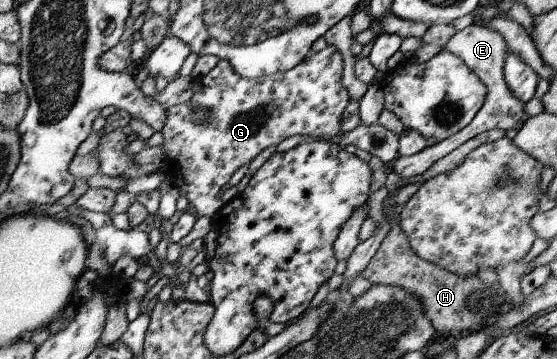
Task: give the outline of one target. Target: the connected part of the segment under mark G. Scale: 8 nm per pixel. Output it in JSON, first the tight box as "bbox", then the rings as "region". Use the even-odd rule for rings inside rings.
{"bbox":[161,45,351,219],"region":[[[333,45],[326,46],[320,52],[310,52],[306,60],[287,72],[261,79],[243,78],[238,72],[234,72],[228,60],[217,60],[208,74],[192,80],[192,97],[188,103],[168,108],[166,124],[161,131],[164,137],[162,170],[168,181],[178,187],[181,194],[186,194],[192,211],[198,217],[212,219],[225,206],[222,199],[217,198],[222,186],[228,184],[233,174],[240,167],[250,164],[262,150],[272,145],[278,146],[293,135],[302,135],[305,141],[334,143],[334,138],[346,134],[340,130],[340,122],[351,100],[348,91],[342,86],[343,71],[343,58]],[[196,106],[208,110],[210,118],[204,122],[194,122],[192,108]]]}

